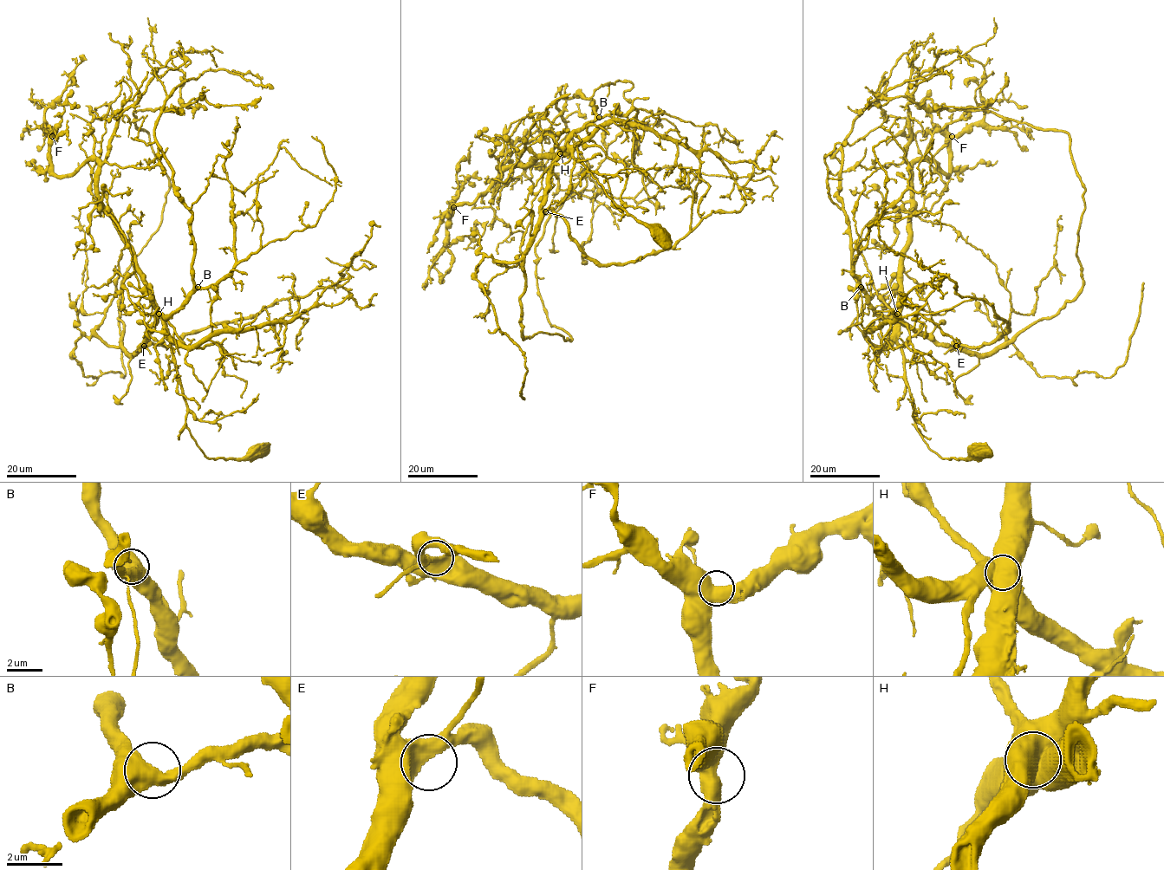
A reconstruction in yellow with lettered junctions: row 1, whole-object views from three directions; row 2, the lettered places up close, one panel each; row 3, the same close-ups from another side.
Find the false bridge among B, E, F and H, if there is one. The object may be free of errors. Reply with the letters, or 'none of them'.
H

